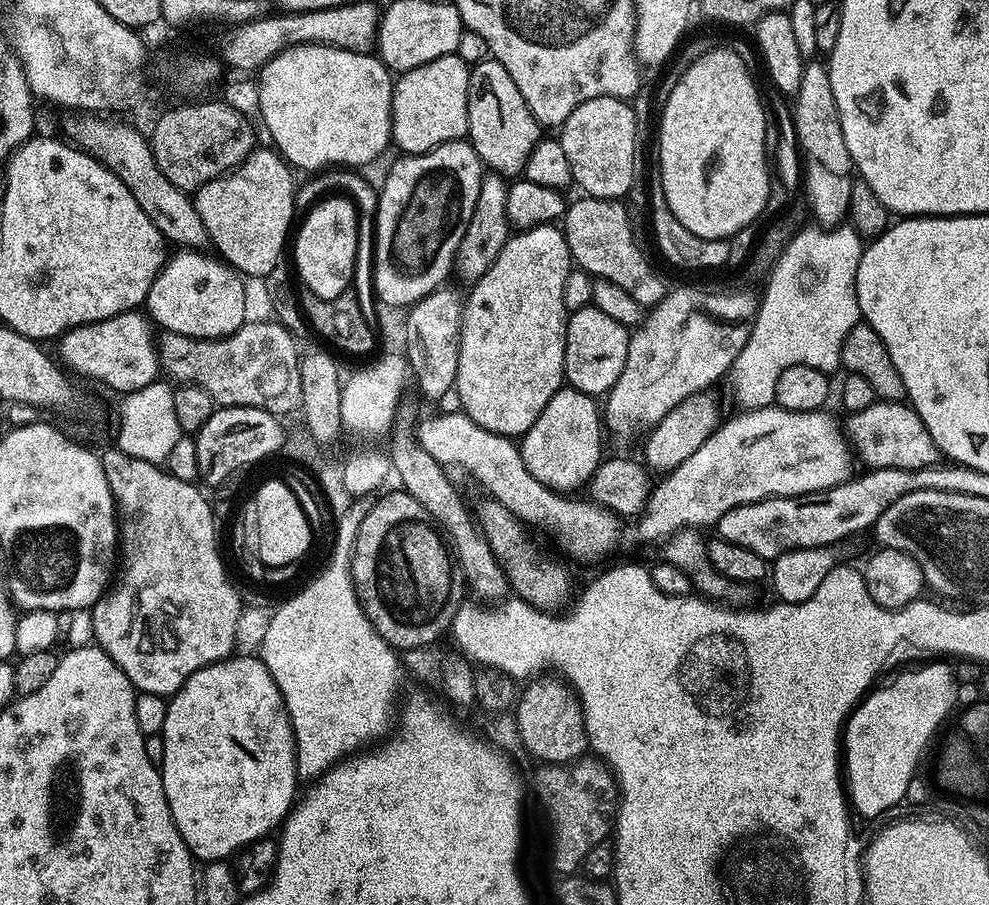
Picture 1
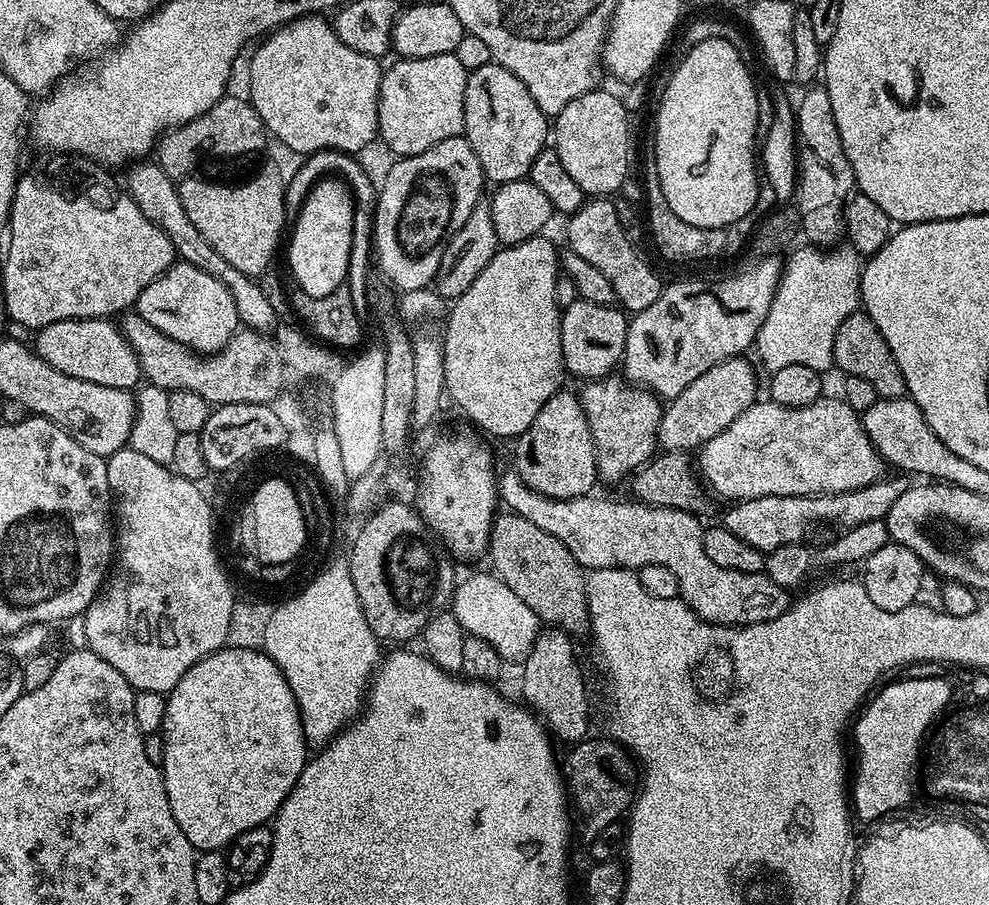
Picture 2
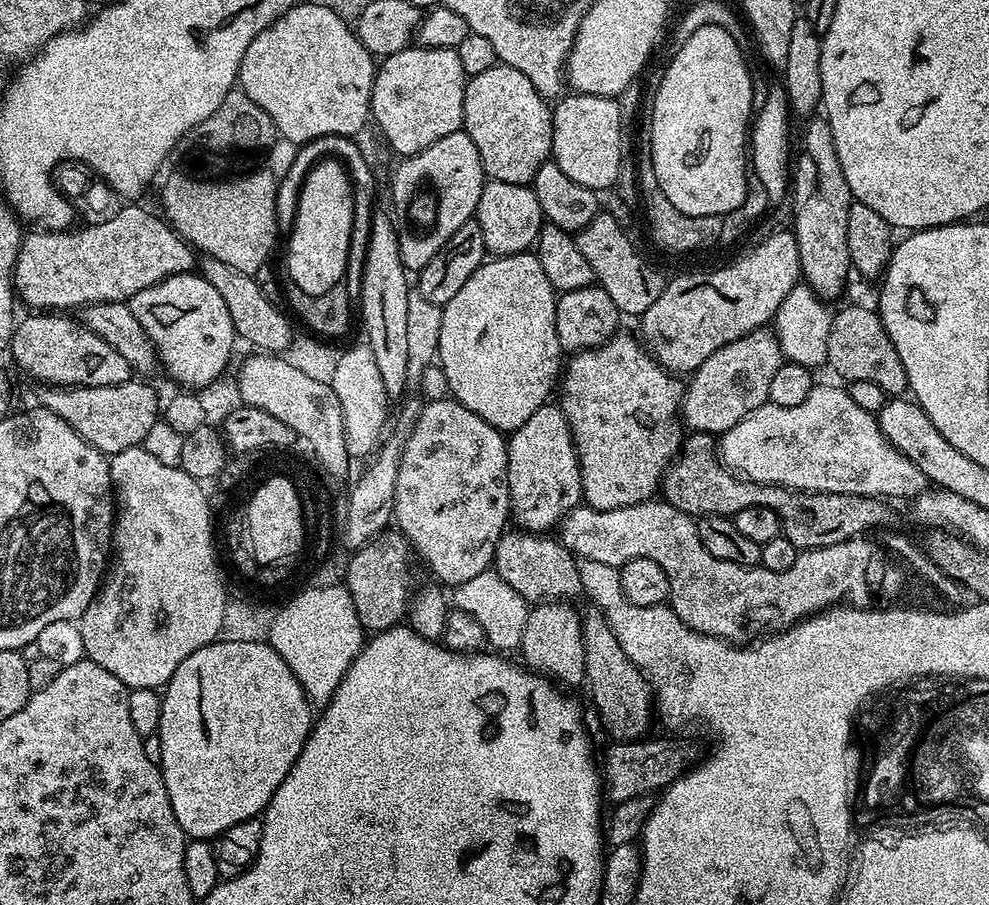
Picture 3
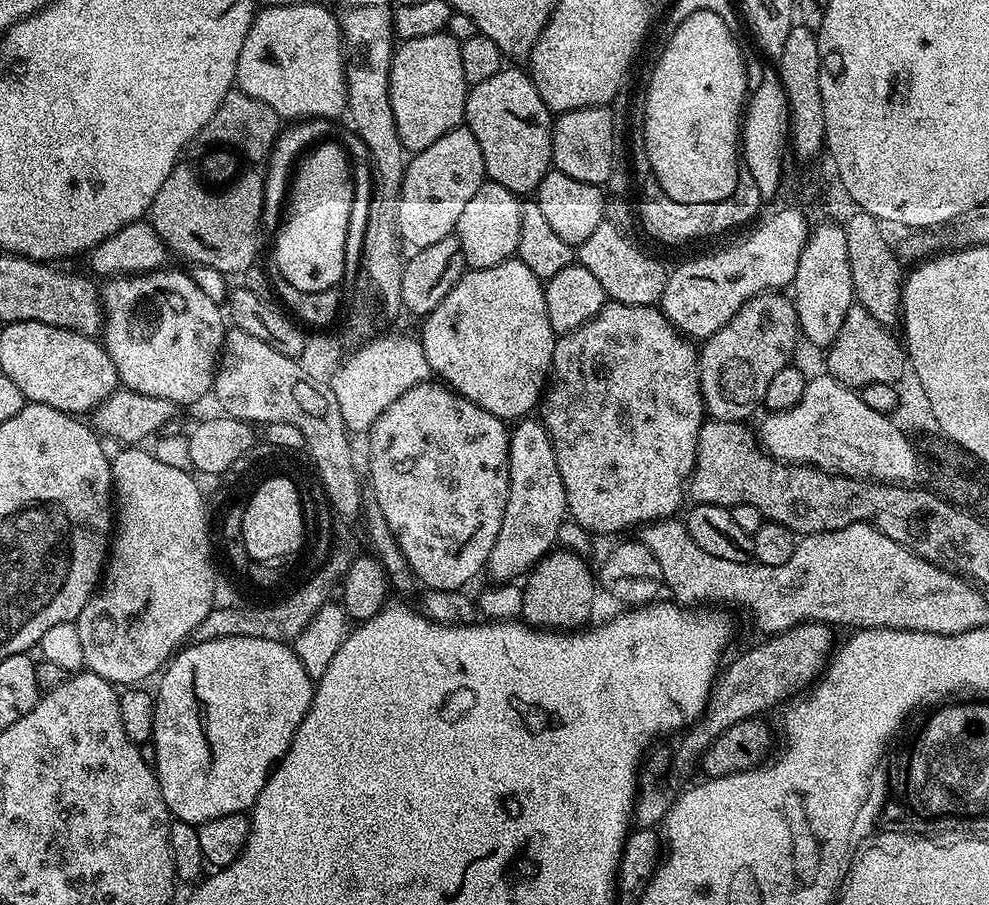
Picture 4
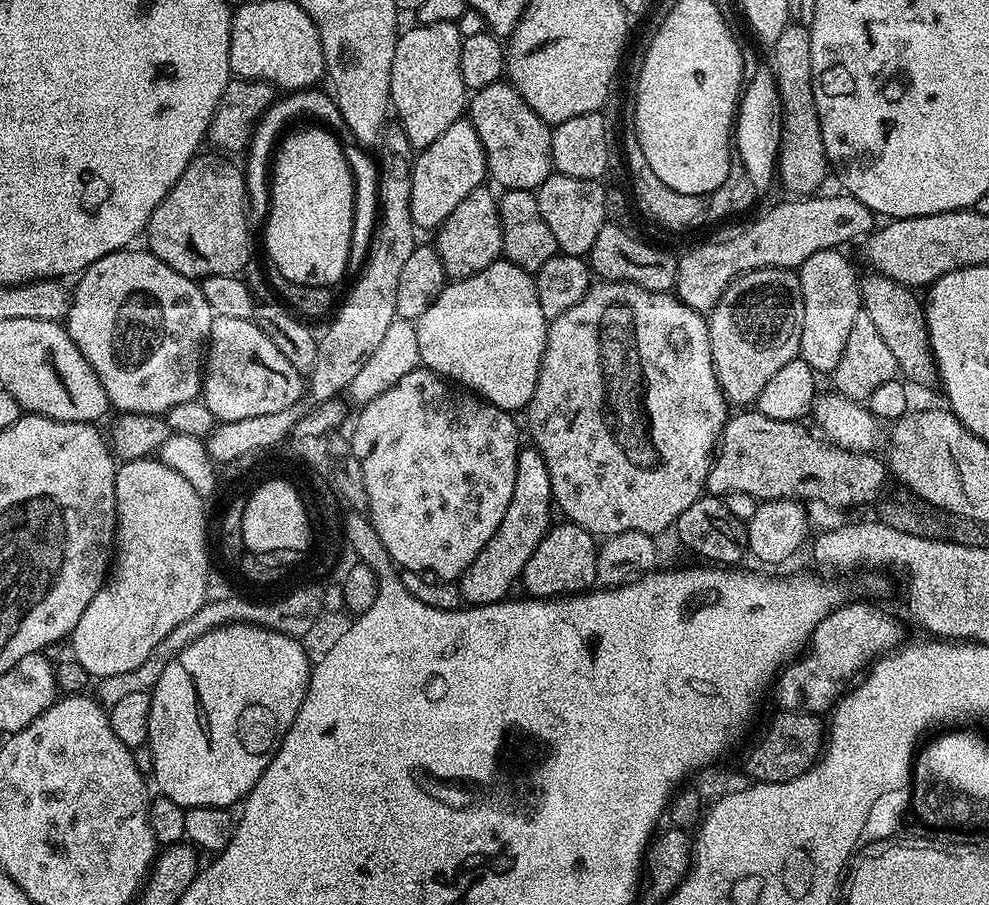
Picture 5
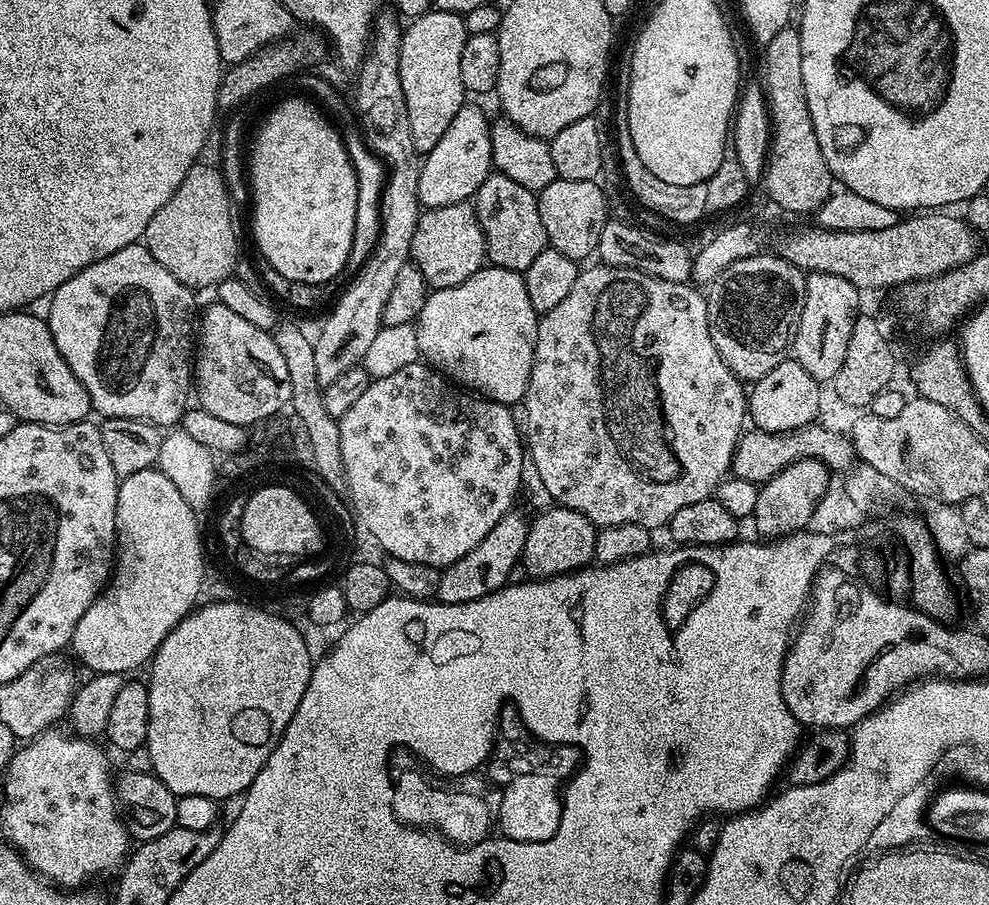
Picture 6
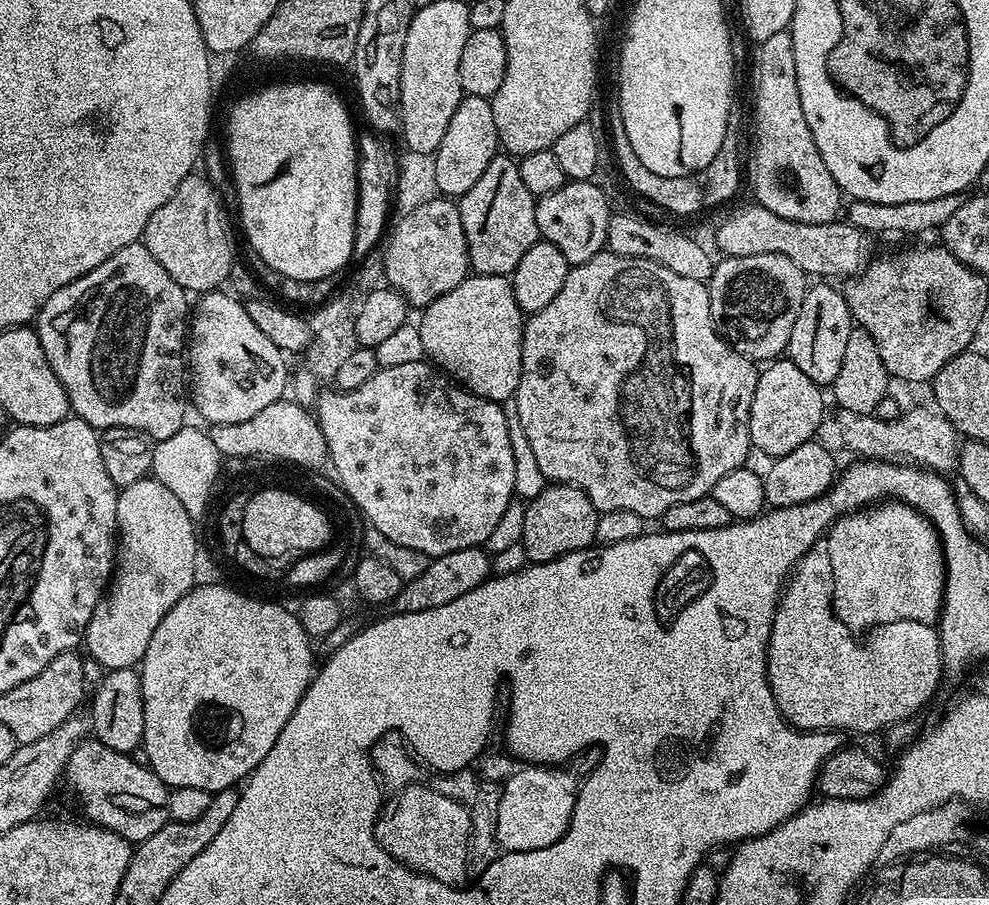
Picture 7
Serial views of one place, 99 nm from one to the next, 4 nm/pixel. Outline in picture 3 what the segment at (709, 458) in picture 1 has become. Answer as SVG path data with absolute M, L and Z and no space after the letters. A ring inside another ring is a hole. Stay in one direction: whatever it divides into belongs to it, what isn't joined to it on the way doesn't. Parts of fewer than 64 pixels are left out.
M813 385L805 401L797 406L763 404L721 435L718 450L721 461L739 475L756 483L782 485L796 491L874 496L884 500L912 500L930 486L922 470L882 434L879 419L873 413L855 405L845 387L838 389Z

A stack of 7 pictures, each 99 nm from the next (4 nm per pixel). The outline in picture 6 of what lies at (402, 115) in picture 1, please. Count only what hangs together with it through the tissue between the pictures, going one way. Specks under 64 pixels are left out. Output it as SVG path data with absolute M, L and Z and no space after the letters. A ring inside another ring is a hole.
M435 10L415 17L412 24L403 29L400 37L400 81L402 94L406 94L406 114L410 114L410 134L414 137L414 146L420 153L434 150L434 145L446 134L446 129L466 103L466 93L462 86L462 46L469 35L464 28L464 18L458 14L446 14Z

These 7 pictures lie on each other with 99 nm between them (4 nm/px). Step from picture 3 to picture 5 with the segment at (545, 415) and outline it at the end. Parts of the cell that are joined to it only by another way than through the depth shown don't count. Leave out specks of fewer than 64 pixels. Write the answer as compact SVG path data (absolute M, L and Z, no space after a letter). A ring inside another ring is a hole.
M534 446L521 447L516 455L516 477L514 478L514 498L510 498L510 506L506 506L506 518L502 518L502 526L482 546L478 558L470 562L470 566L461 574L458 581L460 599L465 605L497 604L505 599L512 587L524 575L526 562L530 562L530 554L538 550L538 542L548 533L554 523L554 501L550 474L546 470L546 462L542 454Z

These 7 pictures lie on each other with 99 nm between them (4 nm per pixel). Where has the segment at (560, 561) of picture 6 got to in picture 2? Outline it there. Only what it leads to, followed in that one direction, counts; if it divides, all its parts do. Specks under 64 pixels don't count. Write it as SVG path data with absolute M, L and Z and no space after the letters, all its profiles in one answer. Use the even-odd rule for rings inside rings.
M555 626L549 627L537 635L531 652L522 660L523 703L540 717L545 729L557 741L565 740L568 746L575 745L589 735L588 688L584 685L583 670L576 665L576 652L572 649L572 640L573 637L569 633Z

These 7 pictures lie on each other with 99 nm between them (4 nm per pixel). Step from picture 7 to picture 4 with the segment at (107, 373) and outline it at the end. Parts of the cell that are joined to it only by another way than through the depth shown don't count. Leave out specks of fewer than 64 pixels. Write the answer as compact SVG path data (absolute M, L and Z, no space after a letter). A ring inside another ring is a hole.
M142 272L139 274L117 274L107 281L108 284L102 288L102 307L104 310L104 326L102 329L102 343L110 354L114 366L120 375L120 383L131 392L138 394L150 394L150 398L166 398L178 406L184 404L196 404L204 395L211 393L216 379L216 369L218 367L218 357L224 347L224 333L226 331L226 316L222 311L221 305L210 302L202 290L193 282L191 275L185 272Z

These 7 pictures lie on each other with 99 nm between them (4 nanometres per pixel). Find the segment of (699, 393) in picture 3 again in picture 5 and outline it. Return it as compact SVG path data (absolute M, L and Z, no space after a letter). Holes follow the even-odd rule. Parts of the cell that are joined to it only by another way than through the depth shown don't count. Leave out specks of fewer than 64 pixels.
M759 268L753 272L744 272L728 283L722 298L718 298L718 302L712 307L707 322L714 370L729 405L755 405L766 382L770 382L770 378L774 378L774 374L778 374L778 370L782 370L786 362L799 357L803 313L800 278L791 268Z

